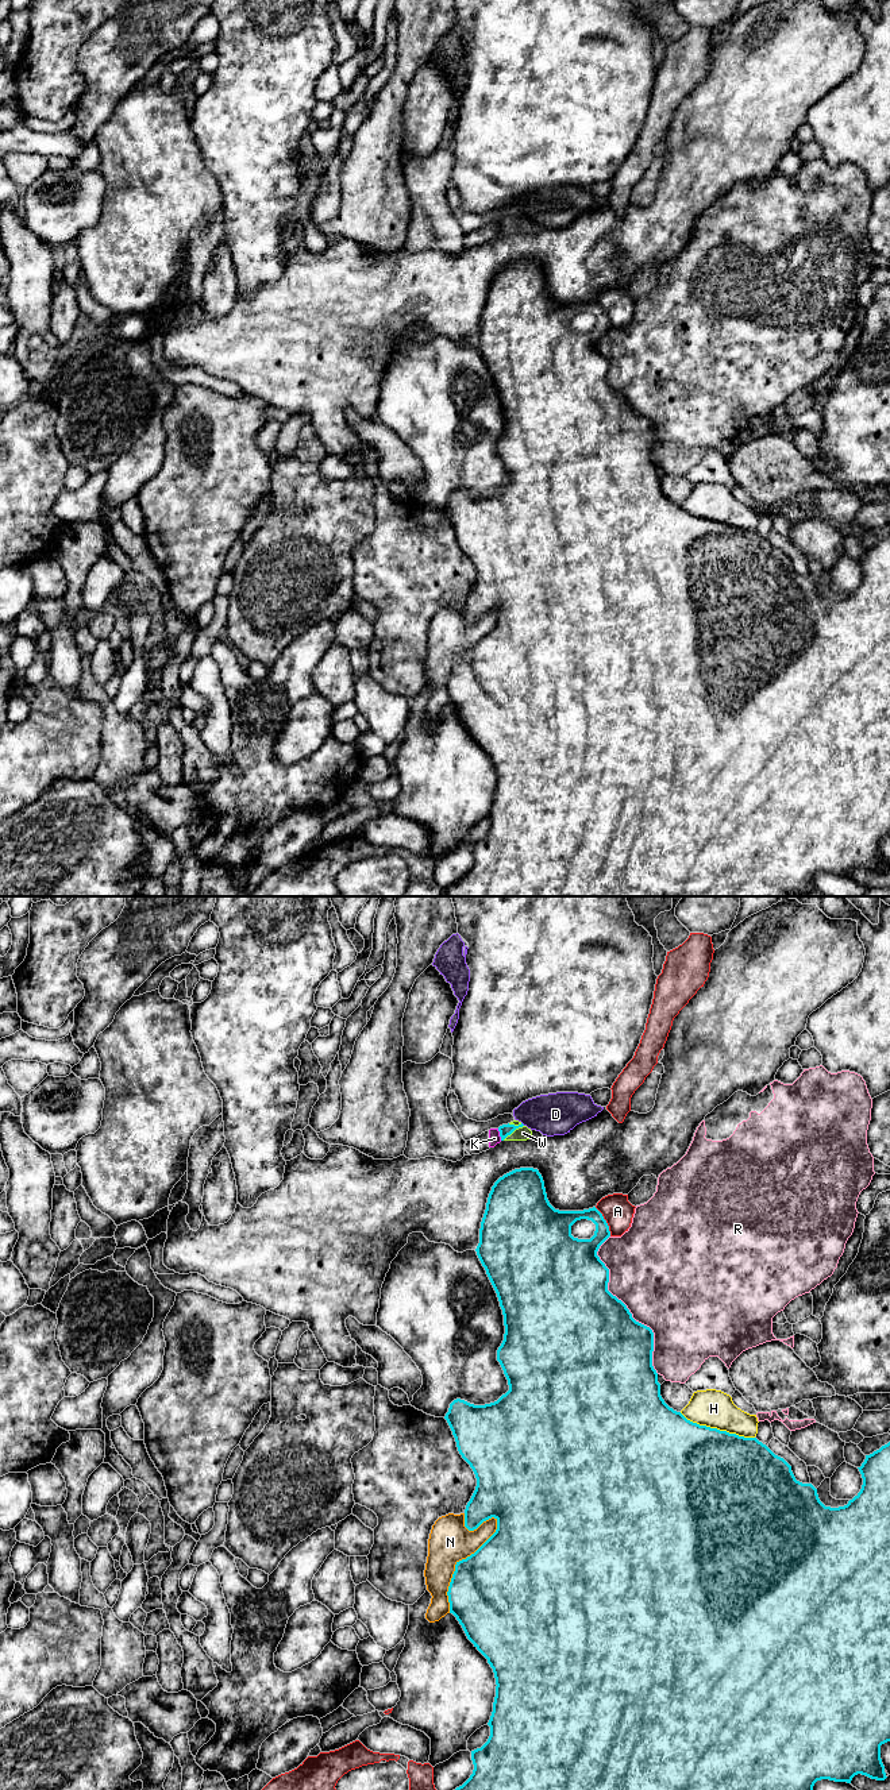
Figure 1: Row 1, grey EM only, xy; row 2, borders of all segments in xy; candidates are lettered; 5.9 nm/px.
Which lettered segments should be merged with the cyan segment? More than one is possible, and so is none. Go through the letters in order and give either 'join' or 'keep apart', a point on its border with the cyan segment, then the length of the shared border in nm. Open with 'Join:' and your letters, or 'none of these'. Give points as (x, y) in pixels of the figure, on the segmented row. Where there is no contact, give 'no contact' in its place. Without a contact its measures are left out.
Join: W
A: keep apart; contact xy (605, 1222); length 200 nm
D: keep apart; no contact
H: keep apart; contact xy (716, 1428); length 480 nm
K: keep apart; contact xy (500, 1134); length 80 nm
N: keep apart; contact xy (458, 1562); length 650 nm
R: keep apart; contact xy (625, 1307); length 850 nm
W: join; contact xy (512, 1131); length 160 nm

